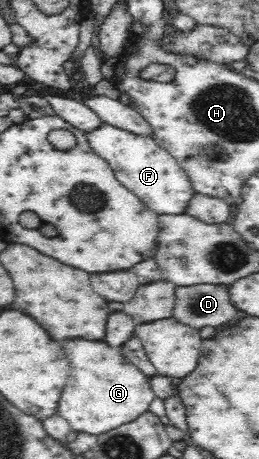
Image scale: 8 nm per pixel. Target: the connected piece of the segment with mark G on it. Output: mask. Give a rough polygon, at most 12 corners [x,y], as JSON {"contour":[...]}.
{"contour":[[65,340],[57,414],[99,437],[148,411],[150,380],[119,348]]}

